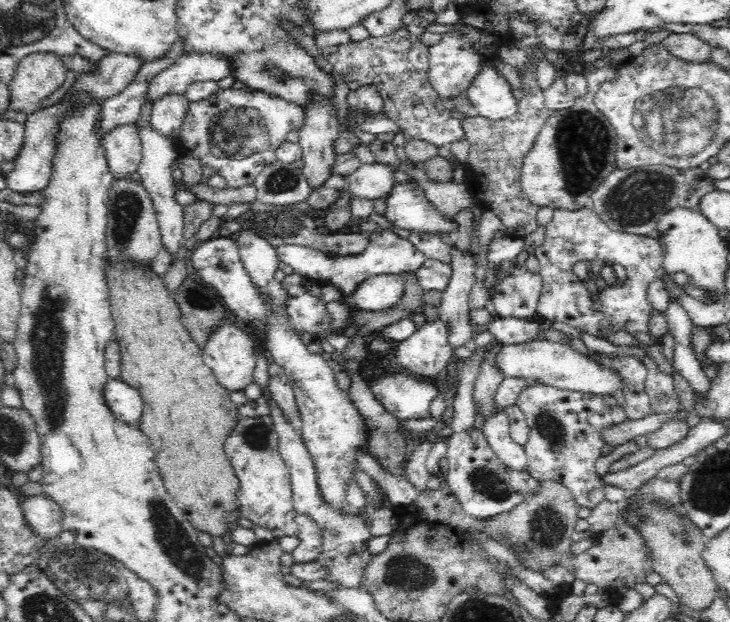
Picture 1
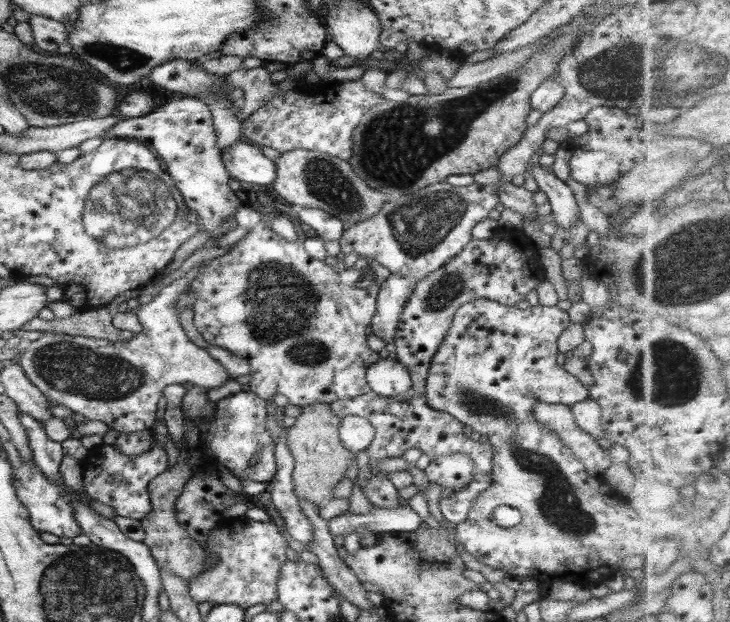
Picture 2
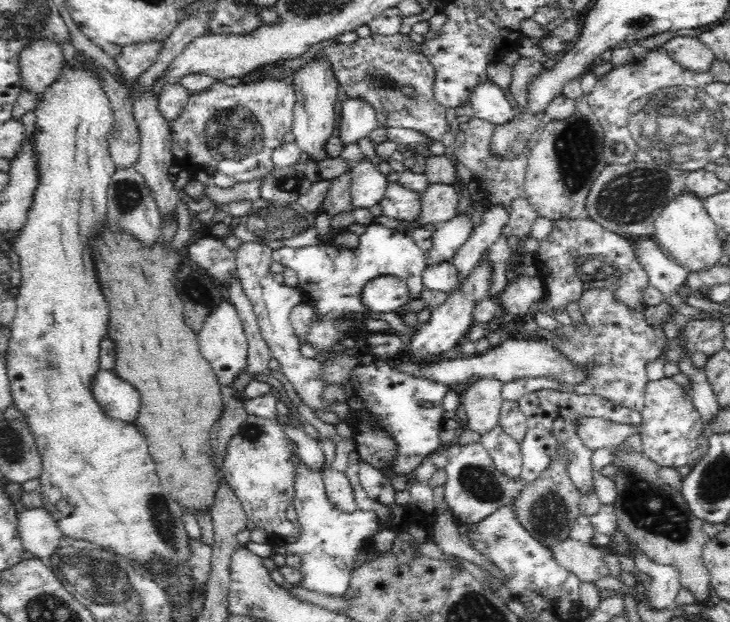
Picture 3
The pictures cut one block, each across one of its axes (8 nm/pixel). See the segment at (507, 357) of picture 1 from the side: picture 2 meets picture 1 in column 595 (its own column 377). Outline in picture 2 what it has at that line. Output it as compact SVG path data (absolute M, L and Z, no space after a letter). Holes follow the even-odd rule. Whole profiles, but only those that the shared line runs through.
M379 358L366 369L366 380L372 395L379 397L397 396L412 387L409 370L396 360Z

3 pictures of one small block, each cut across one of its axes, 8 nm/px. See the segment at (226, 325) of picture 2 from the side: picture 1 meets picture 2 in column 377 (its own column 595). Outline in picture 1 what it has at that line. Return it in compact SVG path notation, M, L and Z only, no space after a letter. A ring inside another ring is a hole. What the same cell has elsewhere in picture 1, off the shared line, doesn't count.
M590 351L587 356L622 377L624 388L614 392L612 398L625 411L627 420L644 419L652 414L650 400L645 392L647 368L640 358L593 351Z

